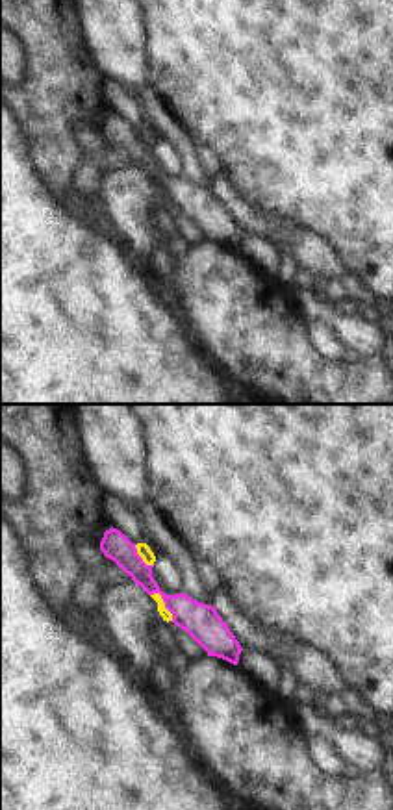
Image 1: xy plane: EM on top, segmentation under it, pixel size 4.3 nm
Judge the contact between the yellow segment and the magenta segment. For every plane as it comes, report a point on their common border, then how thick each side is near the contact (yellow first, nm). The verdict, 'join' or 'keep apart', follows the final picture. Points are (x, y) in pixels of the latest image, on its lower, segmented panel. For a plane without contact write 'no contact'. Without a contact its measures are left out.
(164, 603) | 50/160 nm

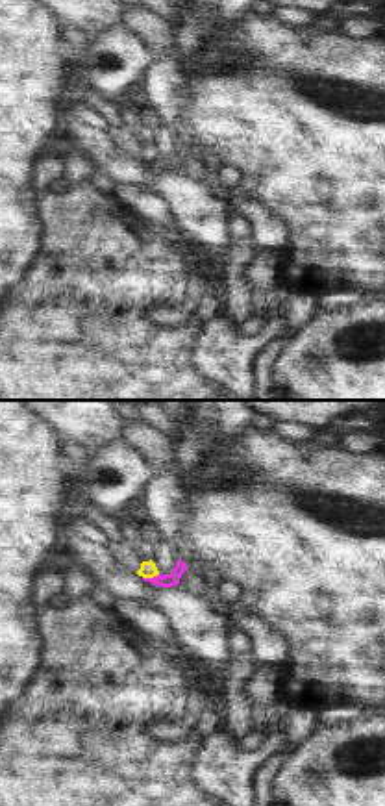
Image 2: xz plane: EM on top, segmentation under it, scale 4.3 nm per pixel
(150, 577) | 70/60 nm

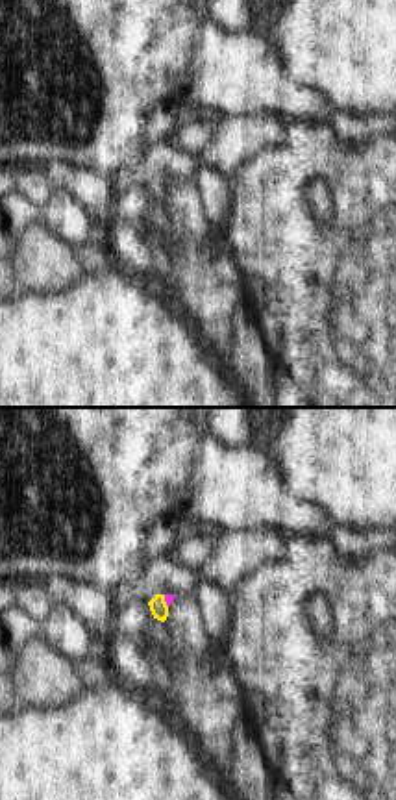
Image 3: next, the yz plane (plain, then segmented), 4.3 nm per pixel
(163, 600) | 80/40 nm

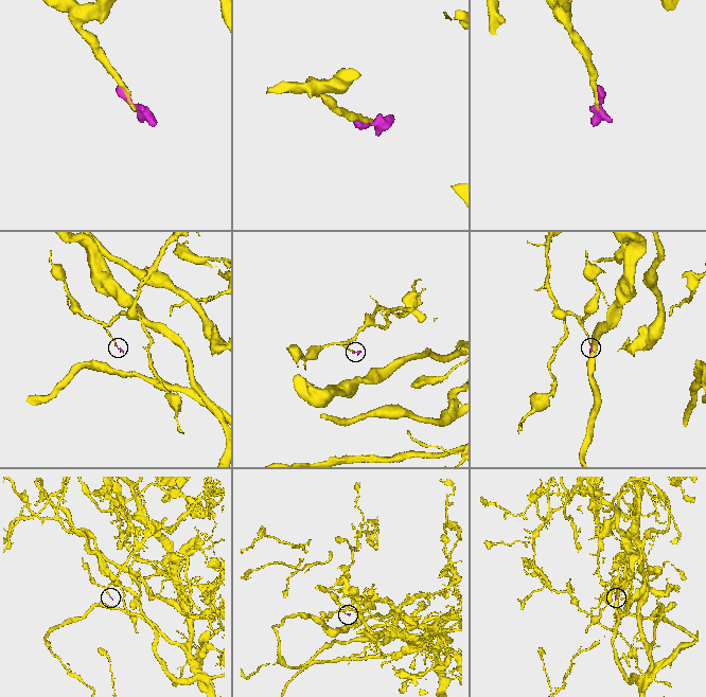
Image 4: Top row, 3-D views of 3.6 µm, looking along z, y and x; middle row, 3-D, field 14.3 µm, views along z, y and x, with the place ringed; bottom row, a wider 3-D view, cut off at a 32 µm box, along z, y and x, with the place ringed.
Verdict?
keep apart

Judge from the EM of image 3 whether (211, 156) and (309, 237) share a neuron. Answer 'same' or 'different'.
different

